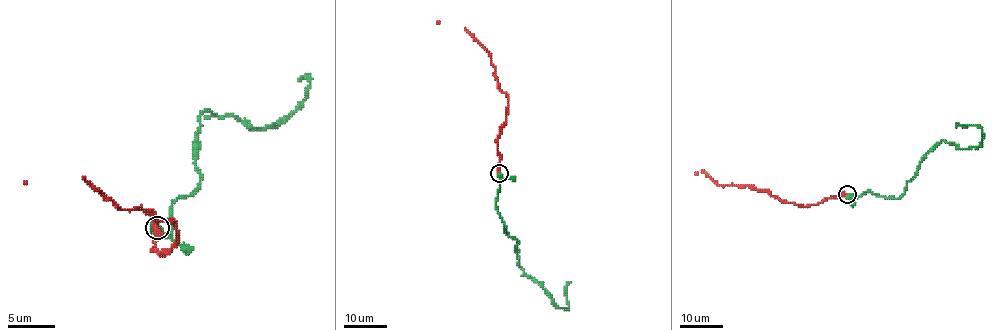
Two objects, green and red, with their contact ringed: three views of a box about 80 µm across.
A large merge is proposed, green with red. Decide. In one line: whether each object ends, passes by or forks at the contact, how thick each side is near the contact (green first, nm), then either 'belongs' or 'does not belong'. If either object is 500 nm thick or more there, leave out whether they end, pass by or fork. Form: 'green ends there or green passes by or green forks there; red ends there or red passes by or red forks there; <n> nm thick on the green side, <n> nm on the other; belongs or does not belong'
green passes by; red ends there; 400 nm thick on the green side, 400 nm on the other; belongs

